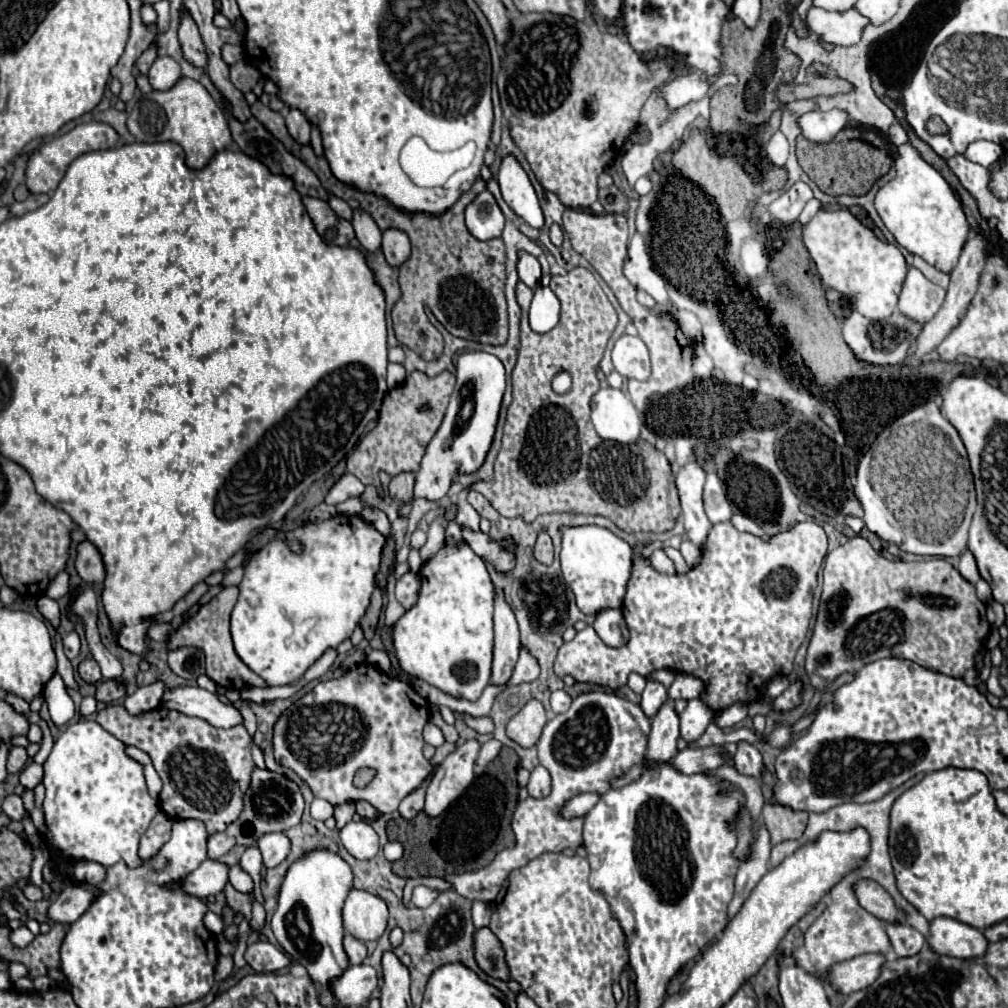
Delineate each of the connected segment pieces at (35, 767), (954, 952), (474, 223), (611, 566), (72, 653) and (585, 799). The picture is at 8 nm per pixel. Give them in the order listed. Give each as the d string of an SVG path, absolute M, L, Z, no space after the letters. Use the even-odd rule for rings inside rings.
M31 763L21 771L21 785L25 789L35 789L39 783L43 781L43 765L39 763Z
M937 917L931 921L931 937L929 945L935 953L959 957L959 959L975 959L987 953L989 941L985 935L957 919Z
M489 191L479 193L465 209L465 225L469 233L479 241L501 237L505 217Z
M599 525L561 527L561 571L575 595L577 607L585 615L597 615L603 609L619 609L623 605L625 587L631 577L631 545Z
M71 631L69 635L63 637L63 647L65 647L65 655L67 659L77 659L79 657L79 649L81 649L81 643L79 643L79 635L75 631Z
M579 793L579 795L575 795L571 801L567 801L567 803L561 807L559 815L561 815L563 819L585 817L585 815L595 807L595 803L597 803L599 799L601 799L599 793Z

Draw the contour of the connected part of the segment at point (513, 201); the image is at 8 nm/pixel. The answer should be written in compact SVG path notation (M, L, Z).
M515 157L503 159L497 181L499 181L505 203L515 211L515 215L521 217L529 227L541 229L545 221L543 221L539 199L535 195L535 189L527 173L523 171L523 167L517 163Z

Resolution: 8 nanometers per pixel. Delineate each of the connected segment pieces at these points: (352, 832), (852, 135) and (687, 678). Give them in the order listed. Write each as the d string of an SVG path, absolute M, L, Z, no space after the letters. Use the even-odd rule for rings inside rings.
M351 821L339 833L345 849L357 859L373 859L379 851L379 837L367 821Z
M847 127L831 145L815 145L807 141L805 137L799 137L797 141L797 159L805 173L811 177L811 181L823 189L827 195L865 195L879 177L883 177L893 159L887 151L887 141L875 131L865 127Z
M679 673L673 681L673 685L669 687L669 695L673 699L695 699L703 693L703 689L705 689L705 683L699 677Z

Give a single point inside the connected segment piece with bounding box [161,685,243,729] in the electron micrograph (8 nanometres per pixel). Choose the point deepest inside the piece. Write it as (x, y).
(187, 699)

